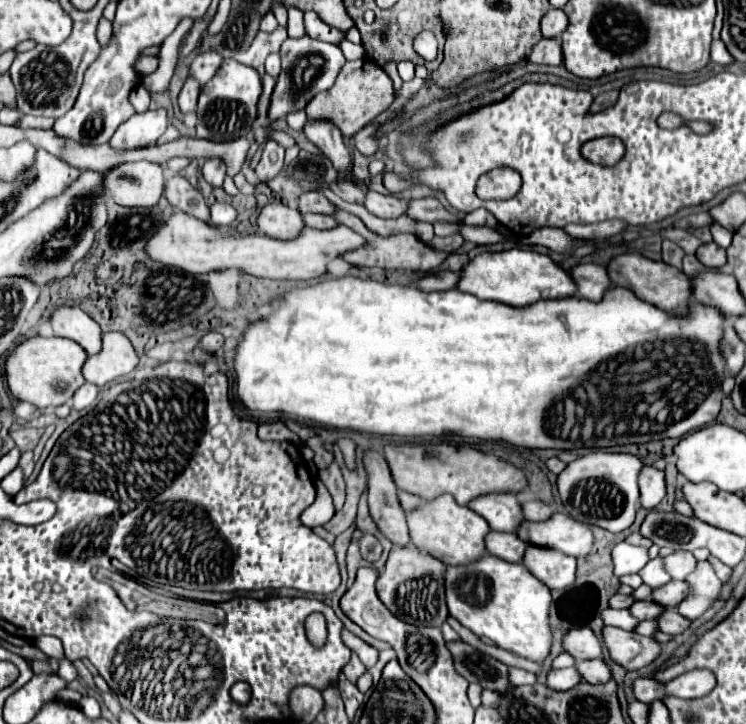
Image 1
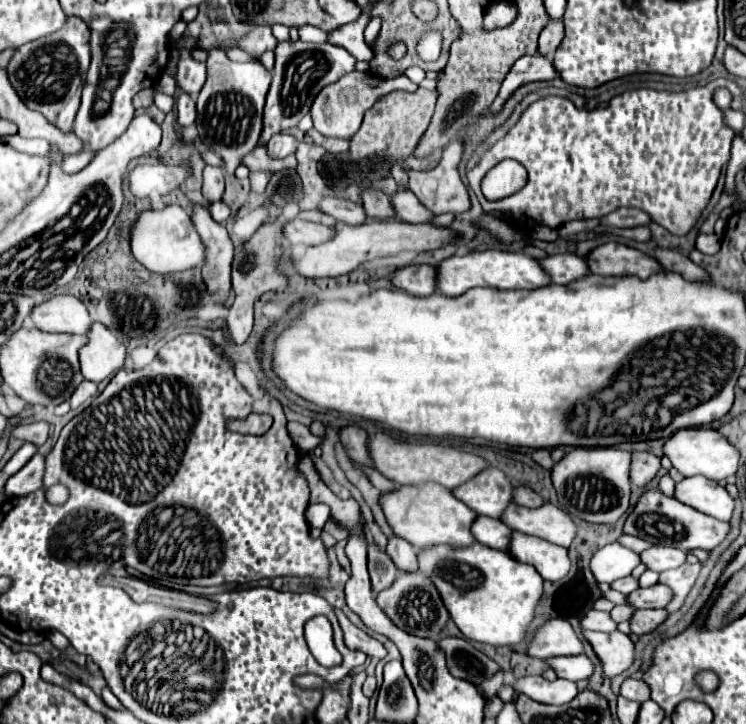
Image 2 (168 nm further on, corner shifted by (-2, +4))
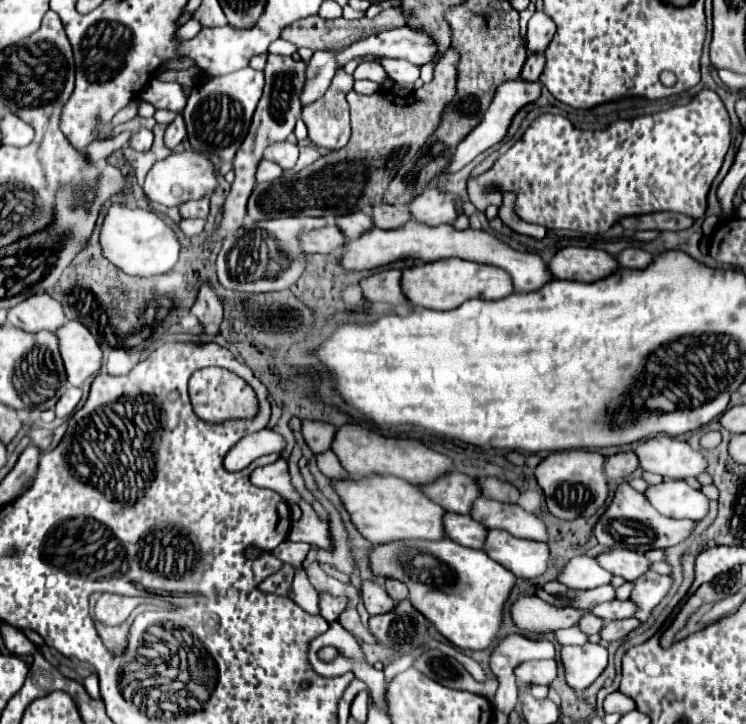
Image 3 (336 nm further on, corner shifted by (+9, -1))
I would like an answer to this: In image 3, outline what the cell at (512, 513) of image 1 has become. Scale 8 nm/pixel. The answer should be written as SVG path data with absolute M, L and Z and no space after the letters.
M453 472L441 478L441 482L433 482L433 486L421 486L433 502L443 506L447 512L455 514L471 514L473 502L481 496L481 486L475 478Z

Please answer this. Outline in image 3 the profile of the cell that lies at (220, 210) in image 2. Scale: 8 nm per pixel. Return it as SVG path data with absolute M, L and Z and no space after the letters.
M187 218L187 220L181 220L179 226L185 232L185 236L195 236L195 234L203 232L205 220L201 220L201 218Z

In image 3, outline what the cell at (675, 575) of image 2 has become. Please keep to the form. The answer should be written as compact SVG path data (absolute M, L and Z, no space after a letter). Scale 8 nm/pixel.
M649 572L637 578L633 594L631 594L631 600L637 602L637 608L639 608L635 618L645 622L651 616L653 608L667 596L671 584L673 584L671 576L663 576L657 572Z

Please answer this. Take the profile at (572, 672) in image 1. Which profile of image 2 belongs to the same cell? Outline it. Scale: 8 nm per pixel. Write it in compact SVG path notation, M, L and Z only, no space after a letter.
M522 677L512 681L510 685L516 693L528 695L530 699L544 703L544 705L564 705L572 701L578 693L576 683L566 681L566 679L556 679L556 681L546 681L544 677Z

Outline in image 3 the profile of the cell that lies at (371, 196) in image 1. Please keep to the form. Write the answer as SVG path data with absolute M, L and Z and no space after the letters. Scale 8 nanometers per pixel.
M427 186L423 194L415 196L413 202L407 204L407 210L411 218L419 224L427 226L439 226L439 224L449 224L457 216L453 202L459 200L455 194L443 194L437 192L433 186Z

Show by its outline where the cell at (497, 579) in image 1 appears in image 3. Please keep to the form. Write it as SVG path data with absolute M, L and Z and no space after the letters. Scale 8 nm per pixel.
M443 538L441 542L413 540L413 542L391 542L389 546L375 546L371 552L371 566L375 574L403 580L409 588L409 600L413 602L413 606L417 606L417 610L421 610L421 614L425 614L425 618L429 618L429 622L451 644L463 650L483 650L495 642L503 622L505 602L517 582L517 576L511 574L511 570L491 560L483 550L465 548L453 542L451 538Z

